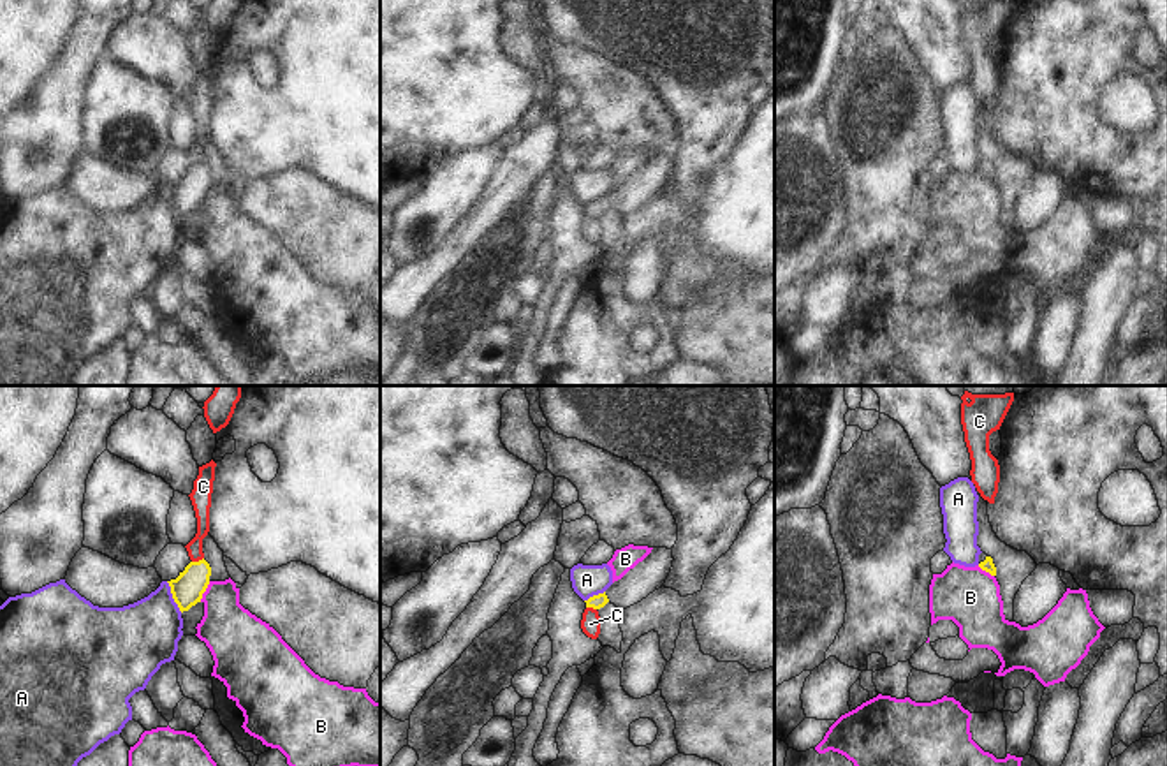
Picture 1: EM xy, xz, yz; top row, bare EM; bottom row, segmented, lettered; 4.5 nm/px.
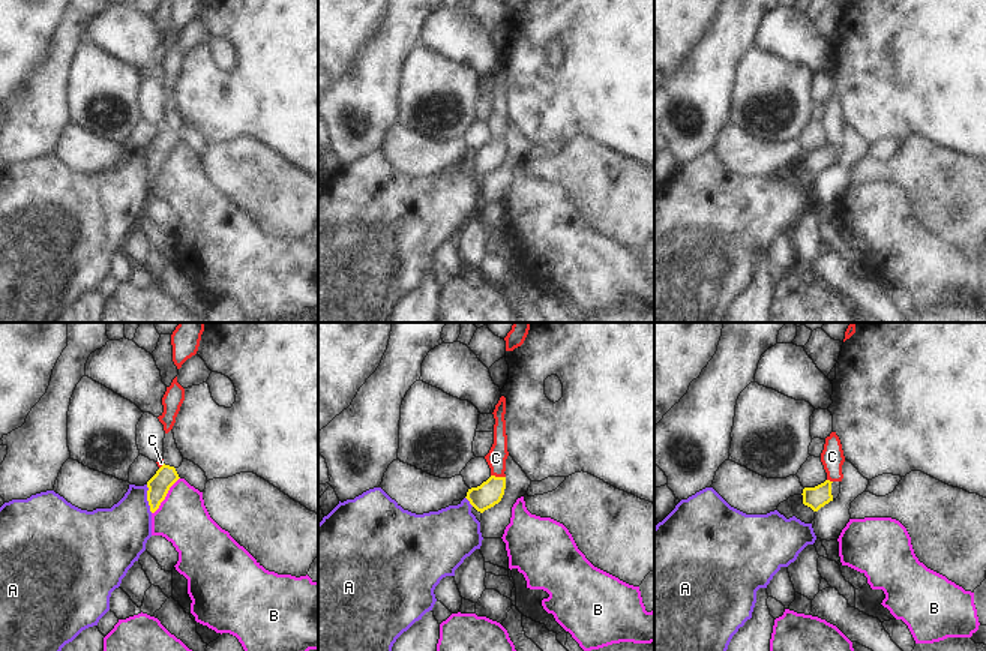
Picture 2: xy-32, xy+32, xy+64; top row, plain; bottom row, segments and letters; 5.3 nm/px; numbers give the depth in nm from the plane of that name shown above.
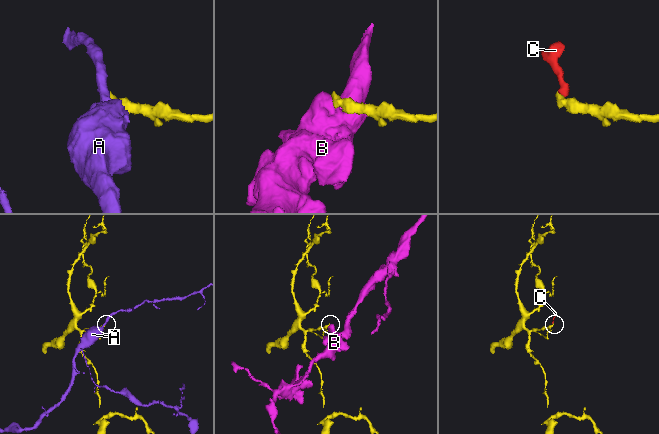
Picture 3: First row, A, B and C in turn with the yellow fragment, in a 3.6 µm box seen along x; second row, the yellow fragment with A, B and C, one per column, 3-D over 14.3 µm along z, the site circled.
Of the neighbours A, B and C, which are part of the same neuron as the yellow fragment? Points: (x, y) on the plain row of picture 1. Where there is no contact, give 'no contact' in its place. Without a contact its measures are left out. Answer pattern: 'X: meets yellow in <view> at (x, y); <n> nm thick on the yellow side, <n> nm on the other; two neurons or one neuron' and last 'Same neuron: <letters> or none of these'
A: meets yellow in xy at (173, 203); 150 nm thick on the yellow side, 320 nm on the other; two neurons
B: meets yellow in xy at (205, 196); 150 nm thick on the yellow side, 260 nm on the other; two neurons
C: meets yellow in xy at (199, 166); 150 nm thick on the yellow side, 80 nm on the other; two neurons
Same neuron: none of these

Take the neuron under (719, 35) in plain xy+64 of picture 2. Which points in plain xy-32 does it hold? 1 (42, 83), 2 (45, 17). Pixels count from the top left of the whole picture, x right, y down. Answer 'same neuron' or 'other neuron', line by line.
1: same neuron
2: other neuron

